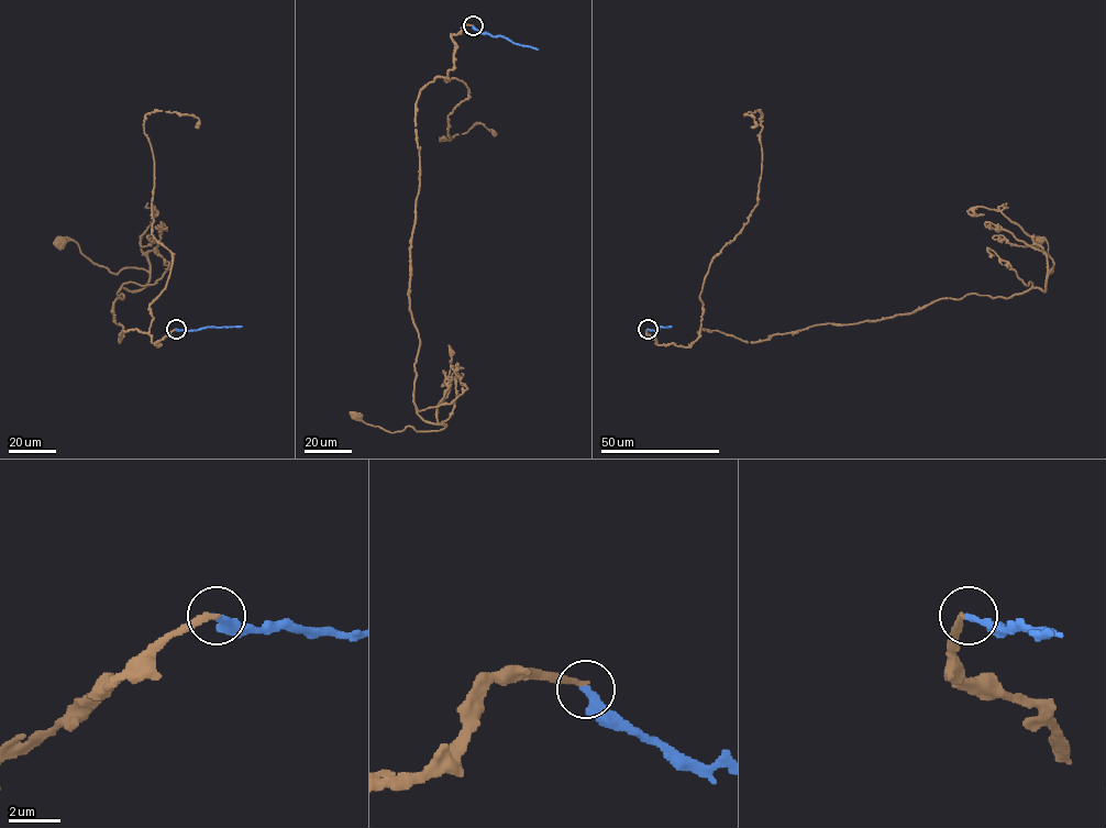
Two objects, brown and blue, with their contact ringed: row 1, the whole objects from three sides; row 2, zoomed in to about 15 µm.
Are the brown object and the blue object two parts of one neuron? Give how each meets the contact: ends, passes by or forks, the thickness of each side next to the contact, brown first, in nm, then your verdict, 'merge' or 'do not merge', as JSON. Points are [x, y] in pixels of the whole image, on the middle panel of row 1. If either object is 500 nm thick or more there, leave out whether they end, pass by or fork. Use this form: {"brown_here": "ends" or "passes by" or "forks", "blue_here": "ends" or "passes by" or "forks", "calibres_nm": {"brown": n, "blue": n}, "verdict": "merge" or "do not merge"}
{"brown_here": "ends", "blue_here": "ends", "calibres_nm": {"brown": 240, "blue": 300}, "verdict": "merge"}

